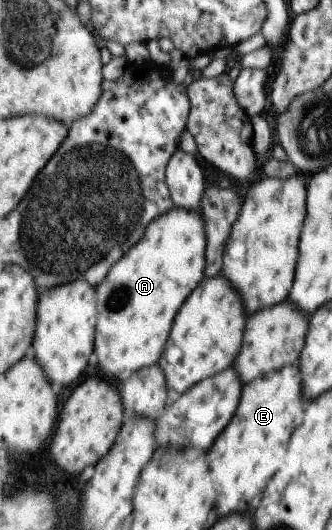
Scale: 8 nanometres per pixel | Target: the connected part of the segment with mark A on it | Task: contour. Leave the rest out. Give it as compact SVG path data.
M175 207L170 213L157 217L146 229L145 236L114 265L110 277L97 286L98 305L98 337L96 348L96 365L102 371L121 385L134 373L156 365L162 359L166 349L166 341L173 331L174 322L178 312L192 295L192 291L205 279L208 267L207 249L209 248L208 235L206 234L206 217L202 209L184 209Z

